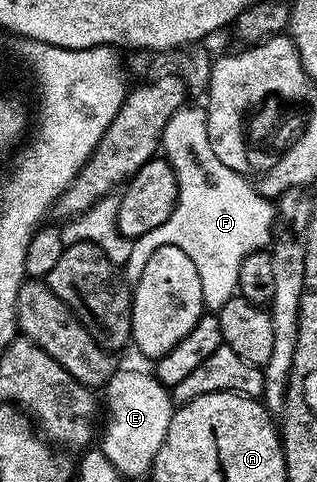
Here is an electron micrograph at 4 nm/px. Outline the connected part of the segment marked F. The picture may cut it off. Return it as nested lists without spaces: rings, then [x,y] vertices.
[[[205,117],[181,118],[176,122],[178,134],[163,133],[161,144],[161,149],[167,150],[164,157],[178,181],[176,208],[160,228],[152,228],[152,232],[133,239],[133,254],[128,256],[126,266],[132,268],[138,262],[139,267],[145,268],[155,250],[173,248],[184,252],[186,258],[194,259],[194,272],[200,276],[204,291],[205,309],[216,312],[229,298],[235,297],[244,256],[271,245],[270,229],[275,229],[276,212],[273,207],[266,208],[267,199],[258,193],[247,175],[228,168],[212,152]]]

